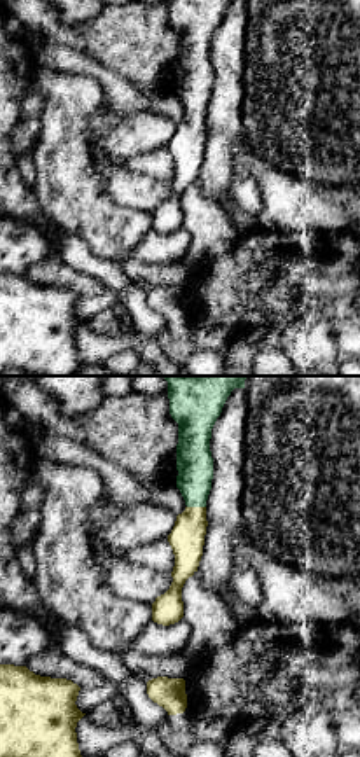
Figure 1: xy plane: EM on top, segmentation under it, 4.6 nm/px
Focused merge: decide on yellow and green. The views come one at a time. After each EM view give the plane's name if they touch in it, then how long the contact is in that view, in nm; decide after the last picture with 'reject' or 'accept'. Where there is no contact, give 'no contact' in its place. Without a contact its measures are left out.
xy | 90 nm

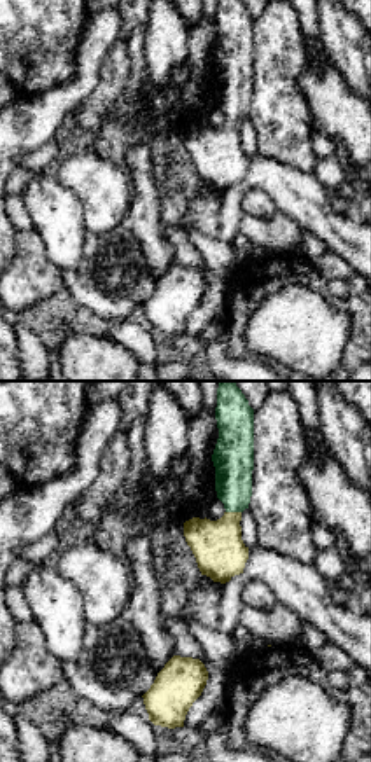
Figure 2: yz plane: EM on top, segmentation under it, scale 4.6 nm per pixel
yz | 70 nm

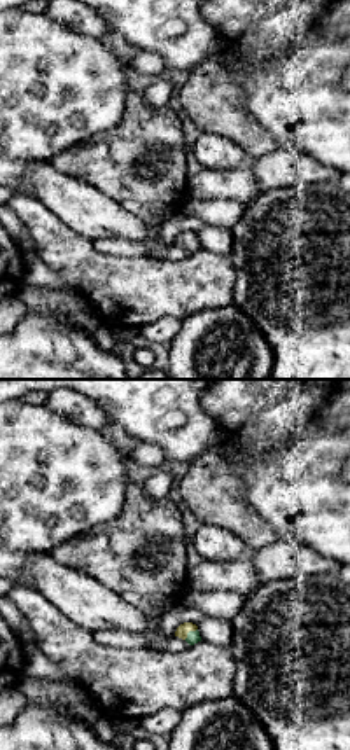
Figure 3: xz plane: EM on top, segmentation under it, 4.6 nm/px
xz | 80 nm

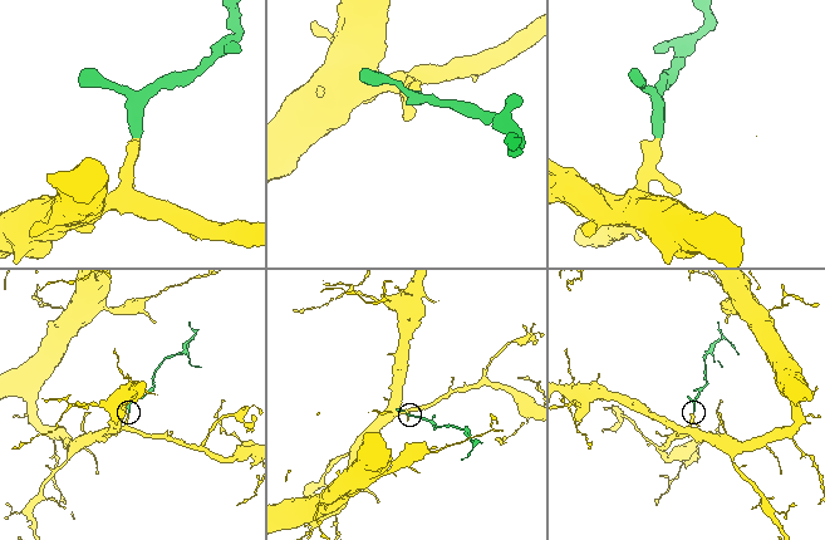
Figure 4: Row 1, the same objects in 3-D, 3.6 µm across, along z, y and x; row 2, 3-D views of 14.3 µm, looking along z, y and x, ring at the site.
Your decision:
accept

